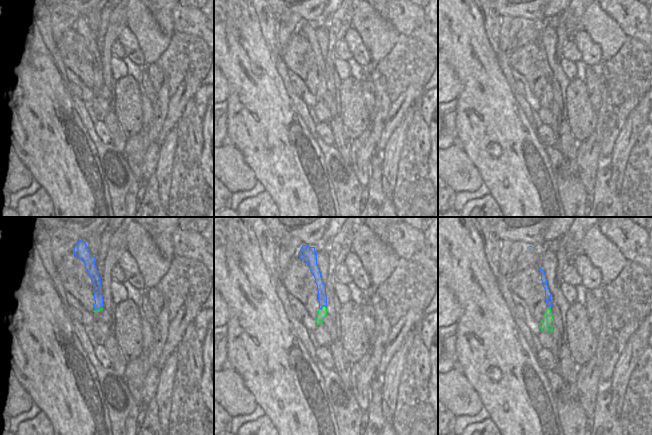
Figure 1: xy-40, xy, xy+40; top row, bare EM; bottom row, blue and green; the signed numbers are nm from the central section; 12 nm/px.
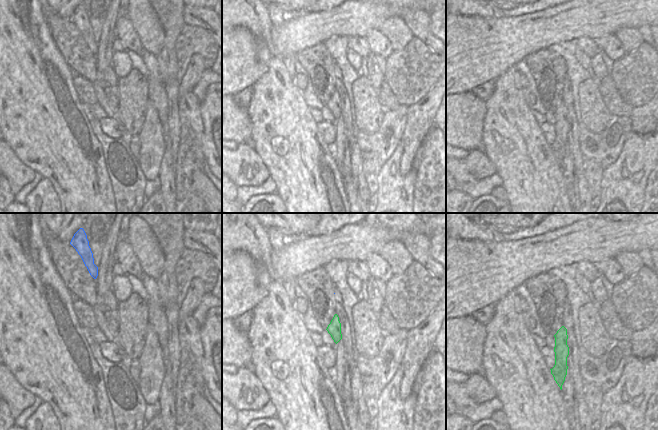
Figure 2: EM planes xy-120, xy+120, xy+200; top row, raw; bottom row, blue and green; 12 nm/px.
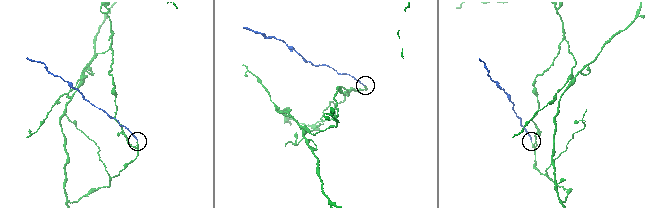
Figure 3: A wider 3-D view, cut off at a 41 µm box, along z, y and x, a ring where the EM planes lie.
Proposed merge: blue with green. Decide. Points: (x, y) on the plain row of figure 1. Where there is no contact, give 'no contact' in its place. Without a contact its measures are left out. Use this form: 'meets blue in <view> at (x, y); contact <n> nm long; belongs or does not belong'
meets blue in xy at (322, 82); contact 100 nm long; does not belong

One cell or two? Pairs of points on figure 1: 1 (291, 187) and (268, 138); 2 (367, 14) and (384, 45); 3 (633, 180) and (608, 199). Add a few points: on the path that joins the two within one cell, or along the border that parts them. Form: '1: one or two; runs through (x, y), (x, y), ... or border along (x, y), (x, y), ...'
1: one; runs through (291, 175), (291, 166), (280, 150)
2: one; runs through (368, 22), (379, 37)
3: two; border along (617, 192), (622, 206)

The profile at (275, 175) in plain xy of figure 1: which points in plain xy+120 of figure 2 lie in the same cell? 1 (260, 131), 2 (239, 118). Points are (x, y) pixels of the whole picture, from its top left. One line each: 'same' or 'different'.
1: same
2: different

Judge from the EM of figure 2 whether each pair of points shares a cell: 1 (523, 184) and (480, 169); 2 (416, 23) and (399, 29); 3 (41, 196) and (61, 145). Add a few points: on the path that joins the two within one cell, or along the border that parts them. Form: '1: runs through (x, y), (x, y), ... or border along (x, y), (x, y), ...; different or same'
1: border along (485, 154), (497, 172); different
2: border along (399, 16), (414, 35); different
3: border along (43, 176), (49, 180), (59, 200); different

